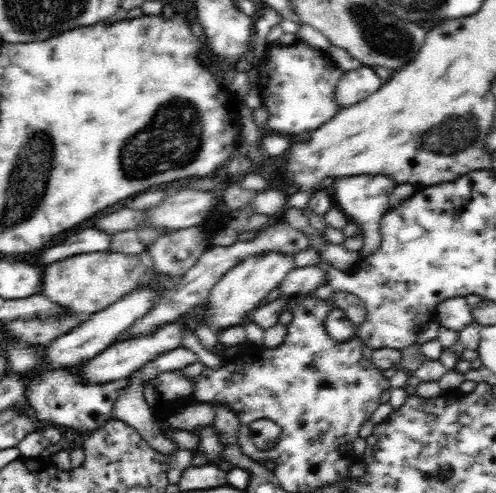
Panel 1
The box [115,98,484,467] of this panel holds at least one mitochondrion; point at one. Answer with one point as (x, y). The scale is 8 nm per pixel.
(454, 132)

